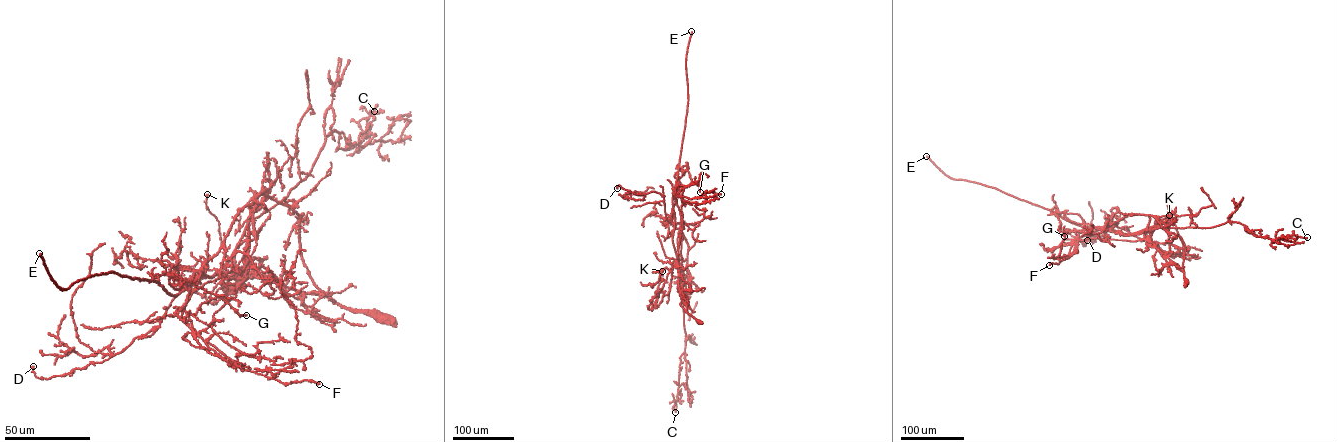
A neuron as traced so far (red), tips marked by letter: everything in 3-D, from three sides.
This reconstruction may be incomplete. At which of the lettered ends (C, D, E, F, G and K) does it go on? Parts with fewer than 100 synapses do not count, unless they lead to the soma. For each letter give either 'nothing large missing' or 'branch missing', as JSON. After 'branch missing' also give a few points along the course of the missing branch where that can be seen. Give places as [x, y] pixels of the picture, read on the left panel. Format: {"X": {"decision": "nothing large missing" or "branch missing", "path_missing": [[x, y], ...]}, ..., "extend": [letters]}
{"C": {"decision": "nothing large missing"}, "D": {"decision": "nothing large missing"}, "E": {"decision": "branch missing"}, "F": {"decision": "nothing large missing"}, "G": {"decision": "nothing large missing"}, "K": {"decision": "nothing large missing"}, "extend": ["E"]}

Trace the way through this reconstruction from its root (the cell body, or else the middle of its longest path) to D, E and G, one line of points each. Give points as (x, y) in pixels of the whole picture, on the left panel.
D: (386, 317), (318, 288), (301, 255), (303, 214), (261, 193), (158, 326), (62, 376), (39, 378), (33, 366)
E: (386, 317), (318, 288), (301, 255), (303, 214), (262, 193), (175, 296), (112, 272), (62, 290), (39, 253)
G: (386, 317), (318, 288), (301, 255), (303, 214), (261, 193), (203, 271), (177, 290), (169, 279), (246, 315)

